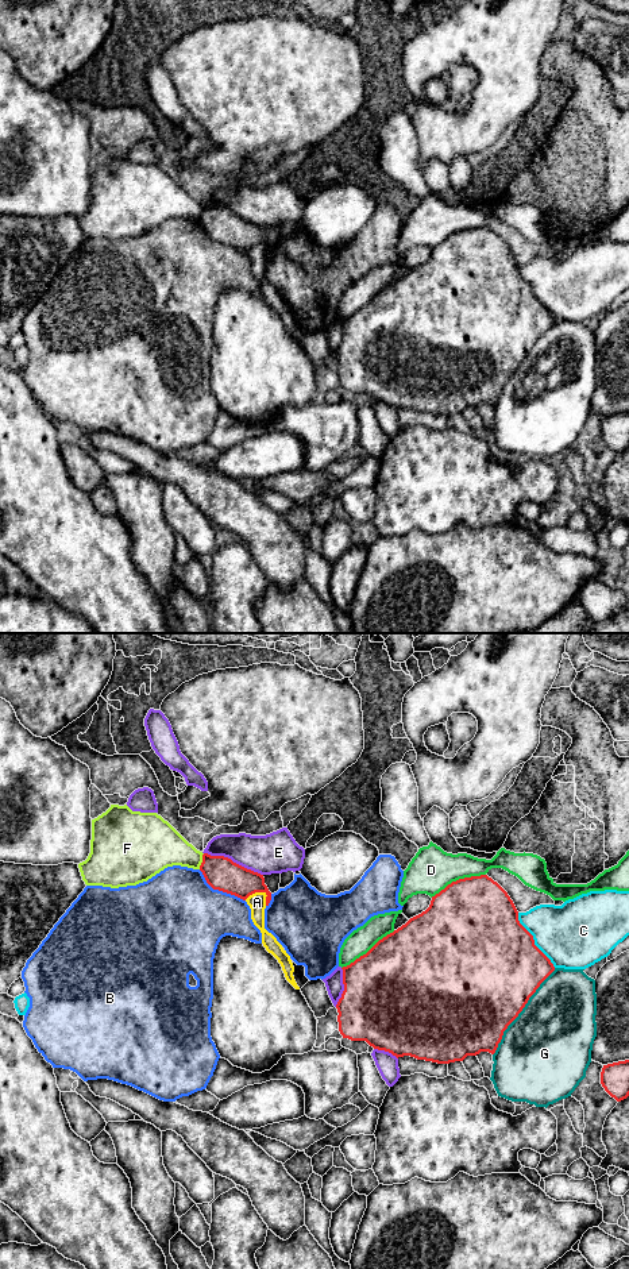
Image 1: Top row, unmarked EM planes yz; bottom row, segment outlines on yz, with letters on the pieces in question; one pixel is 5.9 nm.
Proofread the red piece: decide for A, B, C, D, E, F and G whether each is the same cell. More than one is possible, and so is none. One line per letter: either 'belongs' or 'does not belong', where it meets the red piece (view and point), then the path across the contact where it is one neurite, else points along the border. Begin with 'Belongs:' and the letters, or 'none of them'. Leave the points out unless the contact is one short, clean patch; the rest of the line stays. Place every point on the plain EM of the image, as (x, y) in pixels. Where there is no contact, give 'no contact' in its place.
Belongs: none of them
A: does not belong; meets red in yz at (255, 243)
B: does not belong; meets red in yz at (220, 242)
C: does not belong; meets red in yz at (533, 292)
D: does not belong; meets red in yz at (459, 231)
E: does not belong; meets red in yz at (232, 213)
F: does not belong; meets red in yz at (203, 213); border along yz (204, 205), (199, 220)
G: does not belong; meets red in yz at (521, 362)

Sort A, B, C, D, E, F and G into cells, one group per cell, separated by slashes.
A / B / C / D F / E / G

